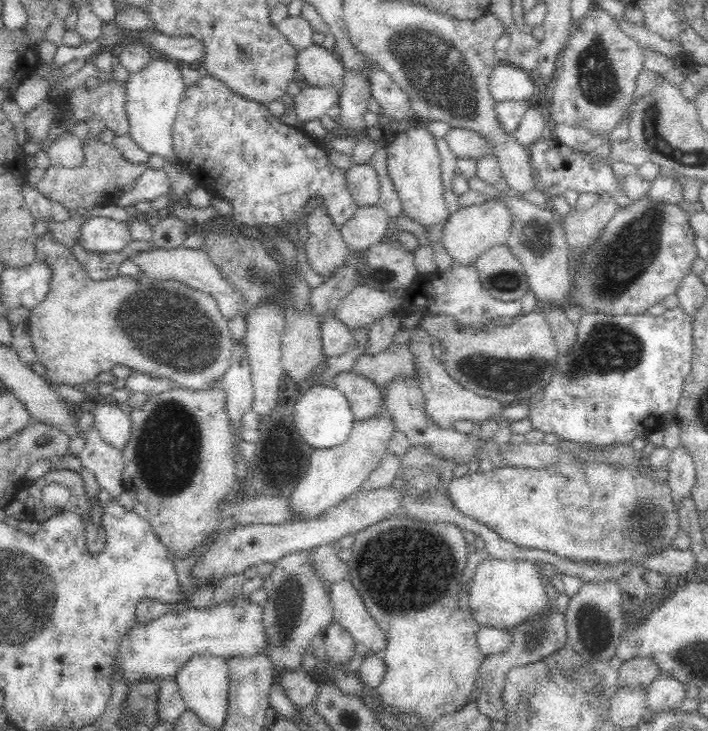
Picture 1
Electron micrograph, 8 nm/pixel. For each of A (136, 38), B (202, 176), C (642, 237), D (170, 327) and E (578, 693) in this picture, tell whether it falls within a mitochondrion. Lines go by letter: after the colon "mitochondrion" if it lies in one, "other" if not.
A: other
B: other
C: mitochondrion
D: mitochondrion
E: other

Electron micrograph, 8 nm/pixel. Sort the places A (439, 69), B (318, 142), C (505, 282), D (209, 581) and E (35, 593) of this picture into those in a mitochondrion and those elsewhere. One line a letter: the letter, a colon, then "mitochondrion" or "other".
A: mitochondrion
B: other
C: mitochondrion
D: other
E: mitochondrion

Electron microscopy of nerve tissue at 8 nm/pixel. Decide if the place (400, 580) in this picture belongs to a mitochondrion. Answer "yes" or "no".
yes

